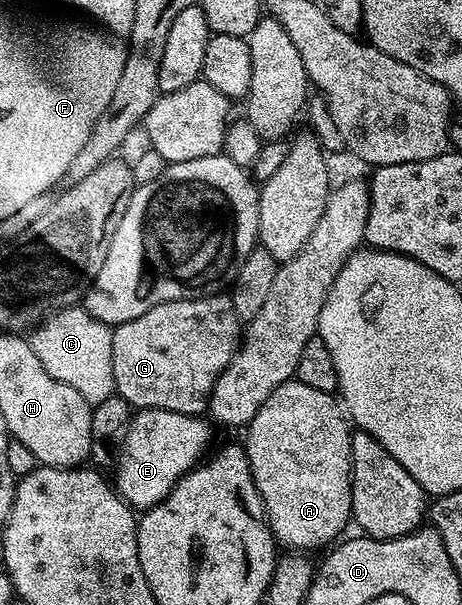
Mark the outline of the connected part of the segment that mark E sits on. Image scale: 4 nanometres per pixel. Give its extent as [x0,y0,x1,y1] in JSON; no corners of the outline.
[116,410,211,512]

